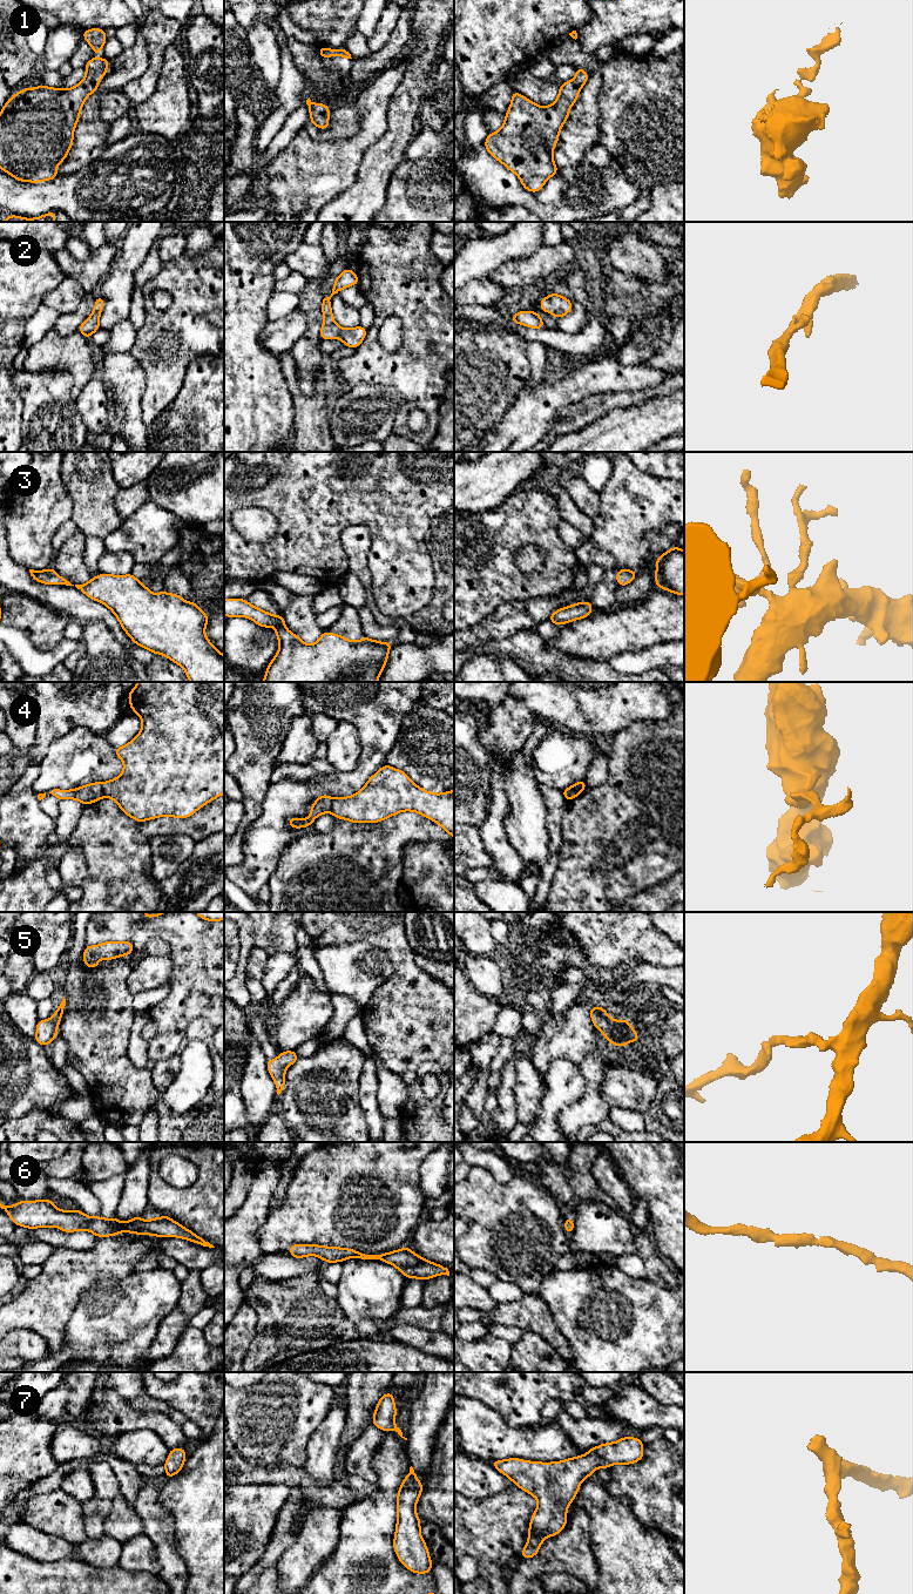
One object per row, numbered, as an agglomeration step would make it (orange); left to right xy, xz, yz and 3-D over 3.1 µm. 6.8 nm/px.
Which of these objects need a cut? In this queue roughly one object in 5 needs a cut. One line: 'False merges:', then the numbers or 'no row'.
False merges: 4

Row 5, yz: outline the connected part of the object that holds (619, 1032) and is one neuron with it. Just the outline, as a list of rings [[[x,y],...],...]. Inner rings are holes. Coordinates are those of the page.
[[[591,1006],[589,1013],[595,1028],[602,1032],[602,1035],[610,1041],[613,1046],[628,1047],[628,1042],[638,1043],[637,1032],[631,1027],[628,1020],[620,1019],[614,1021],[606,1012],[604,1007]]]

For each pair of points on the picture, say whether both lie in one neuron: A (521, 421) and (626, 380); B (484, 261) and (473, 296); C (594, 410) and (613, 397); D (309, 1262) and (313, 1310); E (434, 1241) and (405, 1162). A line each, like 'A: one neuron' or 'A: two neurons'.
A: one neuron
B: two neurons
C: one neuron
D: two neurons
E: two neurons

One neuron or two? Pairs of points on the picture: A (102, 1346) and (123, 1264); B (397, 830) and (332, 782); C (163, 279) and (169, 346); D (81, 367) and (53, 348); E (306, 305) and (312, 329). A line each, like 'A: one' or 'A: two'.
A: two
B: two
C: one
D: one
E: one

